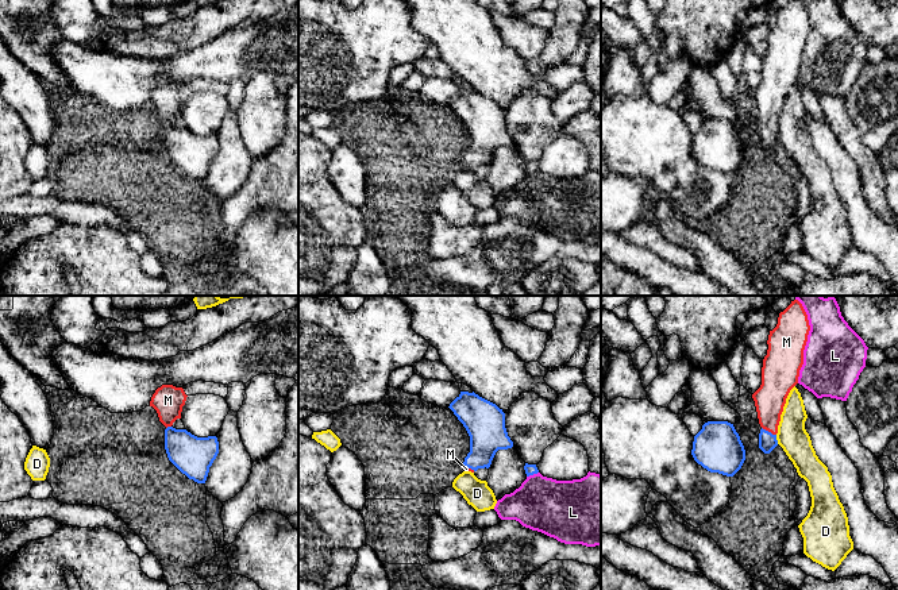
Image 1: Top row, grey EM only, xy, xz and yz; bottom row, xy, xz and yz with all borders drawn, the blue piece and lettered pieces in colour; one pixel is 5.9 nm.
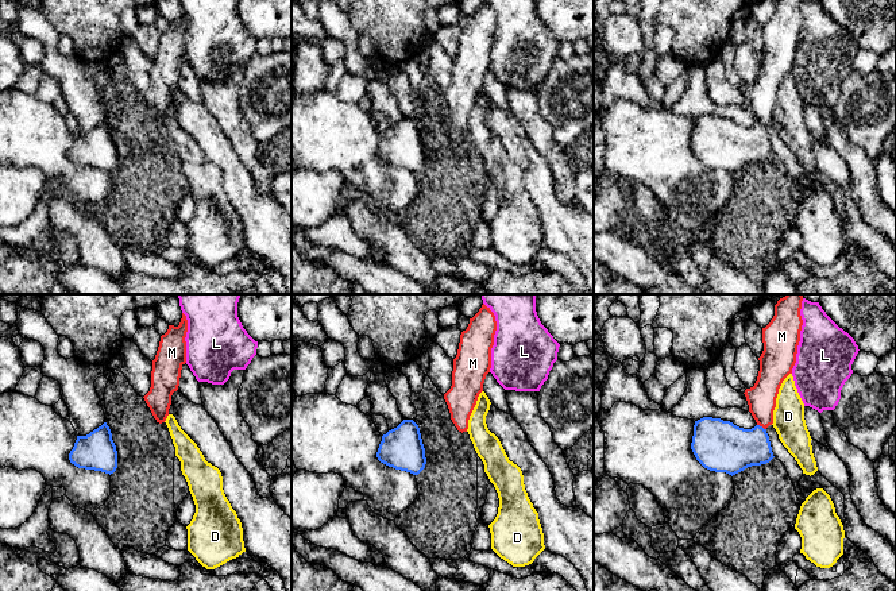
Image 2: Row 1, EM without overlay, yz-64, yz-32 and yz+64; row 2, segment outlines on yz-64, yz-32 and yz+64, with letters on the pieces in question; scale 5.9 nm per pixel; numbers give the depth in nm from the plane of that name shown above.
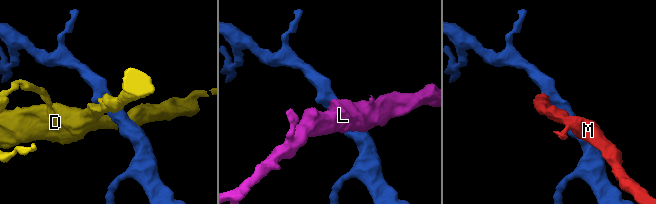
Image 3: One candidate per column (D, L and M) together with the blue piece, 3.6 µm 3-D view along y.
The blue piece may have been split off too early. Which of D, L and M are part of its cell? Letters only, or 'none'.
M

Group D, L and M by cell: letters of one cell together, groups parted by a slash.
D / L / M

